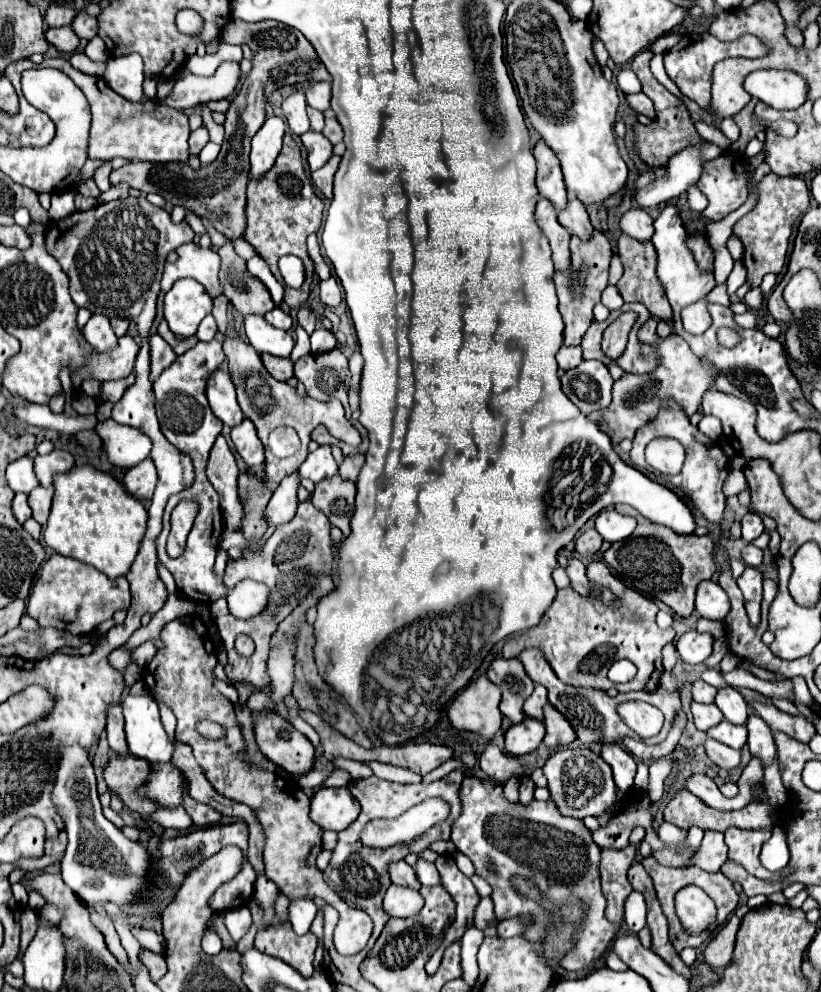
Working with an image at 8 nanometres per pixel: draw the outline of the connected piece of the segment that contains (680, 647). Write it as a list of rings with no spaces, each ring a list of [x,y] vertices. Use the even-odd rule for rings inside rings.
[[[692,630],[678,638],[676,650],[686,664],[702,664],[712,654],[712,642],[714,640],[710,634],[700,634]]]

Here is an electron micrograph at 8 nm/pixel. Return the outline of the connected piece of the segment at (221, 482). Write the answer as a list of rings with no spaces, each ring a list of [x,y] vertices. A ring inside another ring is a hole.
[[[218,436],[210,450],[206,474],[208,474],[208,480],[214,486],[214,490],[220,494],[220,506],[222,506],[222,516],[224,516],[226,528],[238,530],[240,520],[242,520],[242,504],[238,500],[238,488],[236,488],[238,466],[236,466],[236,460],[234,460],[224,436]]]

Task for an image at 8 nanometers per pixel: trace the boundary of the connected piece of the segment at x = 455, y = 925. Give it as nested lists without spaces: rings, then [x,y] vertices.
[[[438,856],[436,860],[436,868],[440,872],[440,884],[442,888],[446,888],[446,892],[452,896],[452,900],[456,902],[456,918],[450,924],[450,928],[446,930],[446,936],[442,940],[442,946],[432,954],[432,958],[426,962],[426,972],[434,974],[440,966],[442,954],[444,950],[454,942],[460,940],[462,934],[470,928],[472,918],[474,918],[474,908],[480,902],[480,896],[476,892],[476,888],[472,886],[470,878],[466,878],[458,868],[456,862],[452,860],[452,856]]]

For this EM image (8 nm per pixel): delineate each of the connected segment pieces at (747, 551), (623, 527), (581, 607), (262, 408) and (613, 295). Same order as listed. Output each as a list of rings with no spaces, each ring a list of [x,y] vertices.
[[[748,544],[744,550],[742,550],[742,560],[746,562],[746,566],[760,566],[762,564],[762,550]]]
[[[602,510],[596,516],[596,530],[606,542],[618,542],[628,538],[634,532],[636,520],[630,516],[622,516],[614,510]]]
[[[594,560],[588,564],[588,580],[610,588],[618,596],[618,604],[610,608],[598,602],[596,598],[578,596],[572,588],[558,590],[554,602],[542,616],[540,624],[506,640],[502,646],[502,656],[516,658],[518,652],[522,652],[524,648],[536,646],[544,652],[546,660],[550,662],[552,670],[562,682],[576,688],[594,688],[594,690],[608,690],[616,686],[606,678],[606,672],[614,660],[626,658],[638,668],[636,678],[630,680],[630,690],[654,692],[664,672],[660,650],[664,644],[674,640],[676,632],[660,630],[656,624],[658,606],[652,600],[638,594],[636,590],[626,588],[620,580],[616,580],[602,560]]]
[[[226,336],[224,340],[224,354],[228,358],[228,368],[230,368],[230,376],[232,376],[232,382],[236,386],[236,394],[238,394],[238,402],[240,402],[240,408],[244,412],[246,418],[250,418],[256,426],[256,432],[258,432],[258,438],[264,442],[264,446],[268,444],[268,434],[278,428],[278,426],[292,426],[300,440],[302,440],[302,448],[290,456],[290,458],[276,458],[270,454],[268,446],[266,446],[266,484],[268,488],[276,488],[284,476],[290,476],[290,472],[296,472],[300,468],[300,464],[304,462],[306,454],[308,454],[308,442],[310,442],[310,432],[324,424],[328,428],[328,432],[336,438],[336,440],[342,440],[346,442],[348,446],[352,448],[358,448],[360,446],[360,434],[358,430],[346,420],[344,416],[344,406],[340,404],[340,400],[330,400],[330,402],[318,402],[318,400],[312,400],[312,398],[298,398],[296,396],[296,390],[290,388],[286,382],[278,382],[270,376],[270,372],[264,368],[262,360],[260,360],[260,354],[246,342],[242,340],[240,336]]]
[[[608,286],[604,292],[602,292],[602,304],[608,308],[608,310],[618,310],[622,308],[622,296],[618,294],[616,286]]]

